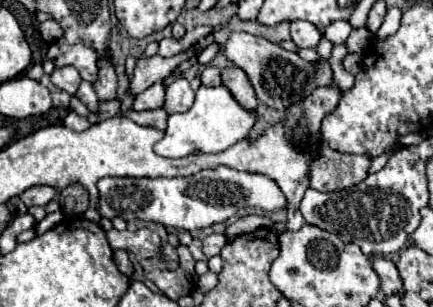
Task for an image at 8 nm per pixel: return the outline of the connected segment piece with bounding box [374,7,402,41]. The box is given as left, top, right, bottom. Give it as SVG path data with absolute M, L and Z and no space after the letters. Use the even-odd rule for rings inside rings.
M396 7L394 9L388 9L388 15L386 15L384 23L380 25L380 29L374 33L374 37L378 41L384 41L386 37L394 35L398 31L398 27L400 27L400 17L402 17L402 11L400 9L396 9Z

